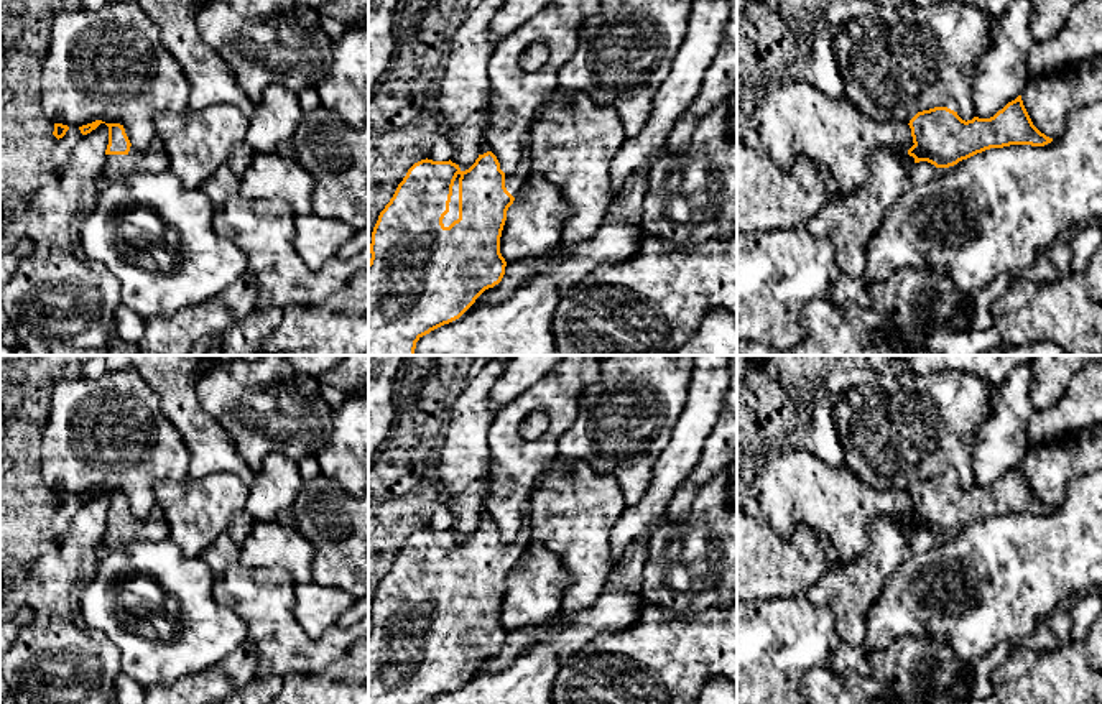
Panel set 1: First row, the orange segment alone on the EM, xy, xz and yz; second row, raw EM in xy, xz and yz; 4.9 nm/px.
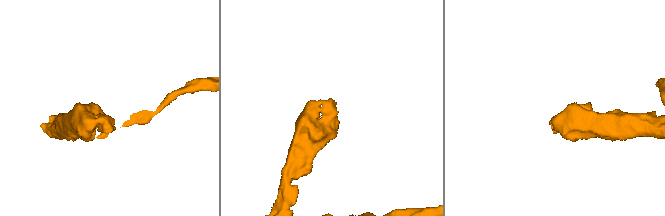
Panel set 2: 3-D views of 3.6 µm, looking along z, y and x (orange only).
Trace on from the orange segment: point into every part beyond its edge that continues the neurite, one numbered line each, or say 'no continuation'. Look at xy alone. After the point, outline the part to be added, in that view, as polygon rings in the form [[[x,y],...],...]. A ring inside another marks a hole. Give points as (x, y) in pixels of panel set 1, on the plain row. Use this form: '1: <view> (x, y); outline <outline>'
1: xy (155, 527); outline [[[156,507],[146,518],[130,515],[127,523],[105,523],[104,544],[97,544],[95,554],[100,561],[112,549],[135,540],[161,541],[171,538],[171,528],[164,513]]]

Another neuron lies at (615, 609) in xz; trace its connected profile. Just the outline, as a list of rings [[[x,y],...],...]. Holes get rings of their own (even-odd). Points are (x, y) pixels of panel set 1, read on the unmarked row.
[[[640,538],[625,549],[602,594],[592,605],[582,609],[574,620],[566,622],[559,612],[543,625],[507,632],[502,650],[485,658],[474,673],[500,671],[520,653],[541,643],[553,645],[558,663],[564,665],[599,635],[623,632],[632,627],[643,604],[640,587],[648,558],[648,541],[650,538]]]

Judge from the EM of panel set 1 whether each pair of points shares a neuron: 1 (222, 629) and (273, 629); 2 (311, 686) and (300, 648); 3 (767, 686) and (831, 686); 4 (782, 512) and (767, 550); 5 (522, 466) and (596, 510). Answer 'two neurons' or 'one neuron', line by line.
1: two neurons
2: two neurons
3: two neurons
4: two neurons
5: two neurons

